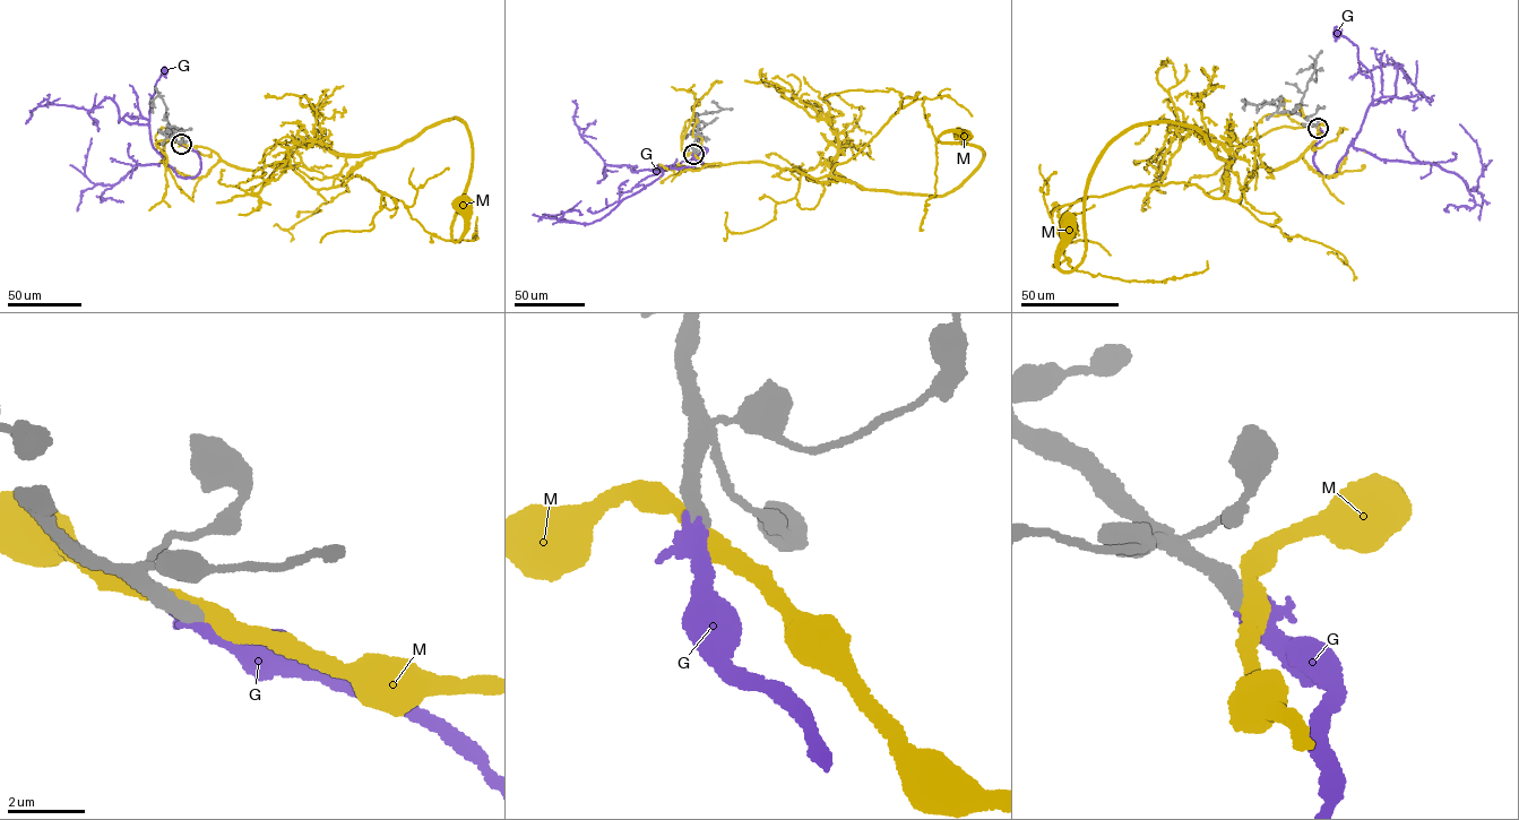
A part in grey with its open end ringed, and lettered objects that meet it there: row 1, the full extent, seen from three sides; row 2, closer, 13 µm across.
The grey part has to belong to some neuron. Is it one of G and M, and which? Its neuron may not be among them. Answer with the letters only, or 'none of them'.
G

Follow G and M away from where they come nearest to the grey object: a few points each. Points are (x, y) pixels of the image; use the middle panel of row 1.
G: (693, 154), (698, 162), (702, 162), (678, 169), (657, 167), (664, 171), (705, 150)
M: (693, 154), (713, 165), (762, 162), (868, 189), (942, 196), (983, 155), (976, 146), (937, 140), (963, 132)

